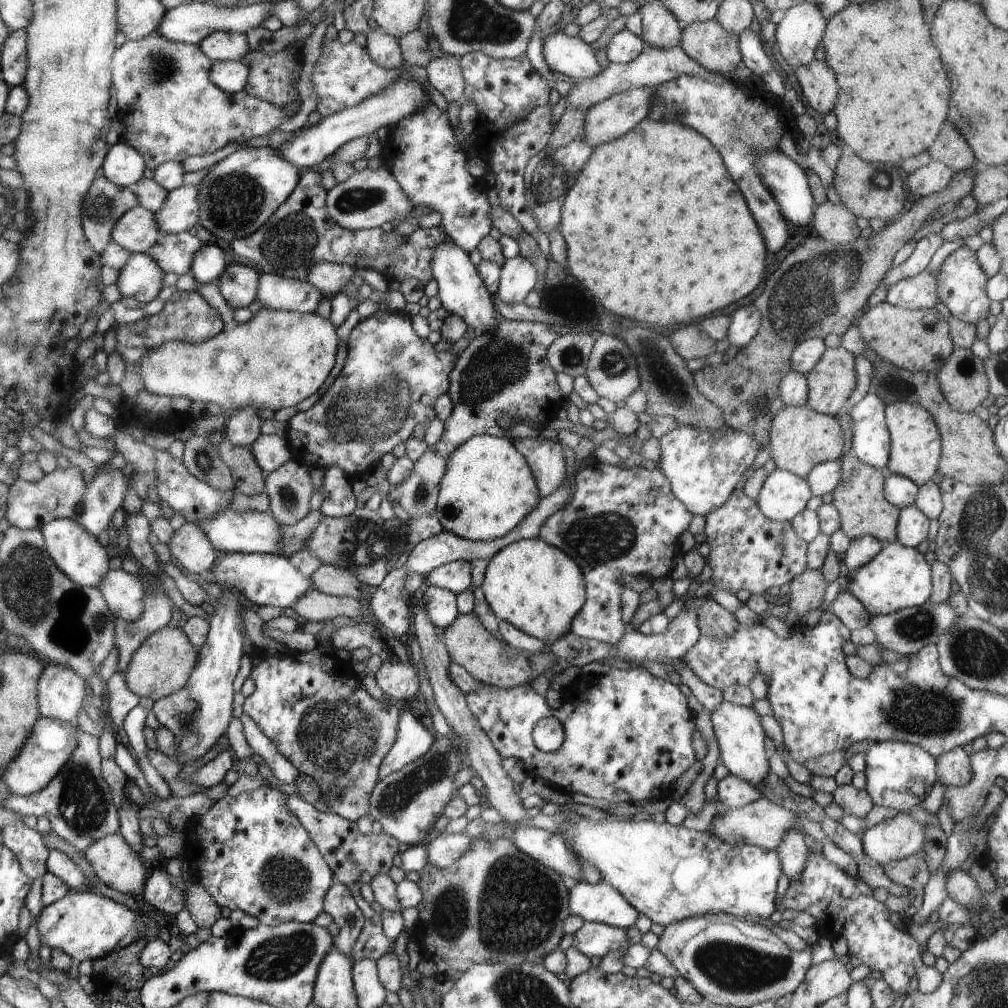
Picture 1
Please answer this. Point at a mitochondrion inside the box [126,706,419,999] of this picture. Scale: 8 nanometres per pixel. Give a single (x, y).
(281, 957)

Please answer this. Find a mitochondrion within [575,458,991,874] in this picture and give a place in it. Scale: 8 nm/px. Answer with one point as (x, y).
(929, 711)

